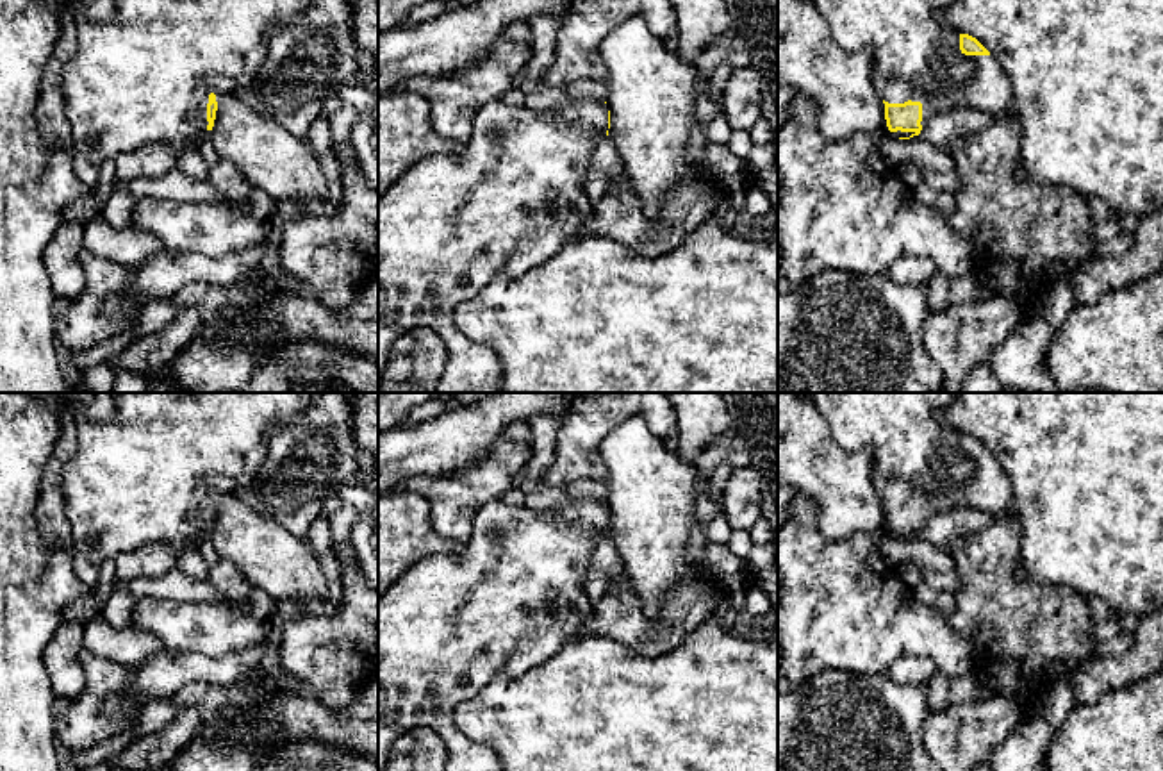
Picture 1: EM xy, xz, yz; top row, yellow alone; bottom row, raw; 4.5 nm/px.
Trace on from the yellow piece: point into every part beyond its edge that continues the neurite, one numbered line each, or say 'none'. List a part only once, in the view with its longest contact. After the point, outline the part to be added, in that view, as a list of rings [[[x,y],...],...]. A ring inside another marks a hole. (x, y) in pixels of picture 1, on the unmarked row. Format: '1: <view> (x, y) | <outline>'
1: yz (917, 457) | [[[808,393],[813,407],[828,421],[835,443],[849,452],[869,450],[874,484],[888,503],[922,503],[922,521],[956,505],[990,512],[994,518],[1015,510],[1010,478],[992,455],[965,455],[960,430],[945,425],[936,409],[954,393]]]

